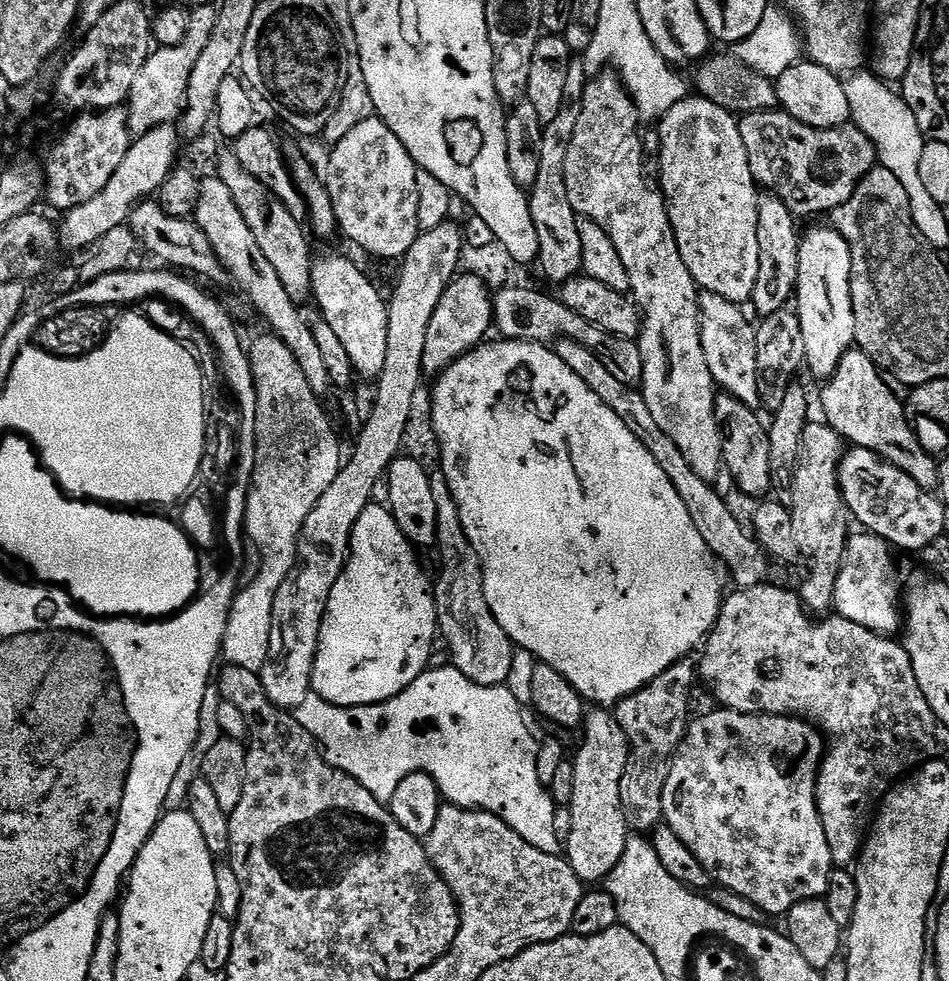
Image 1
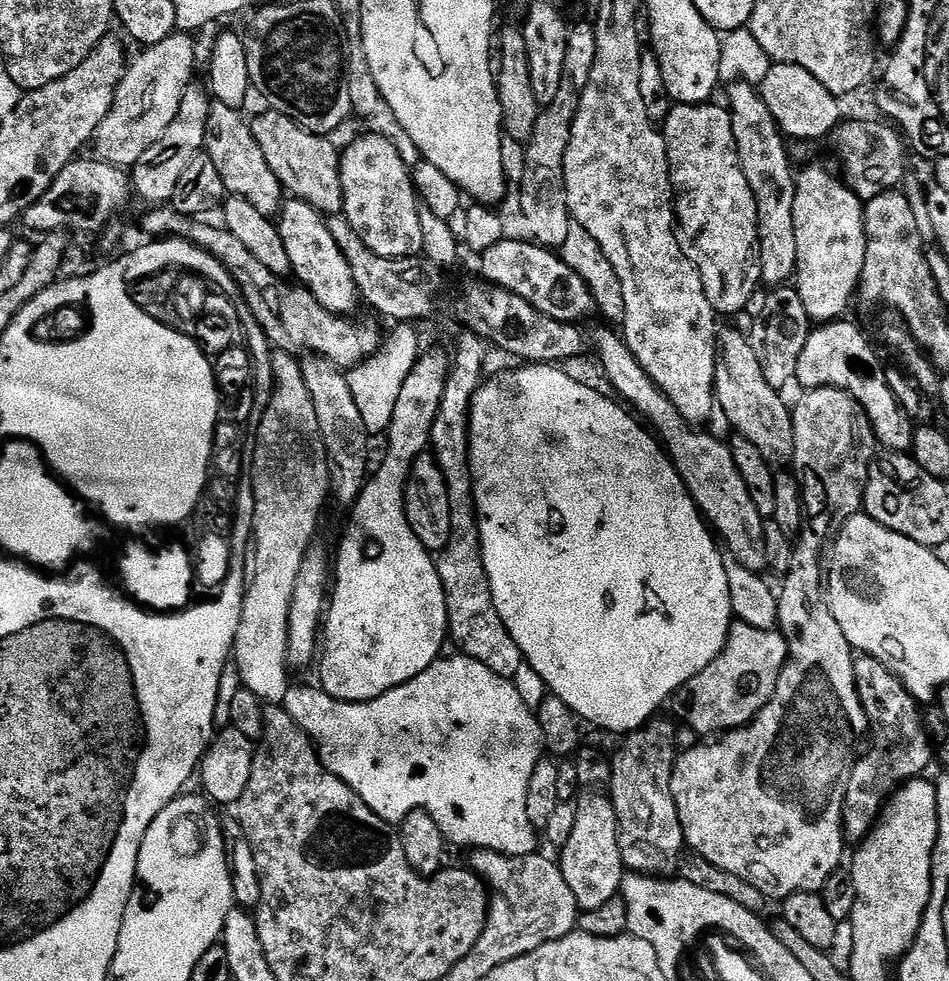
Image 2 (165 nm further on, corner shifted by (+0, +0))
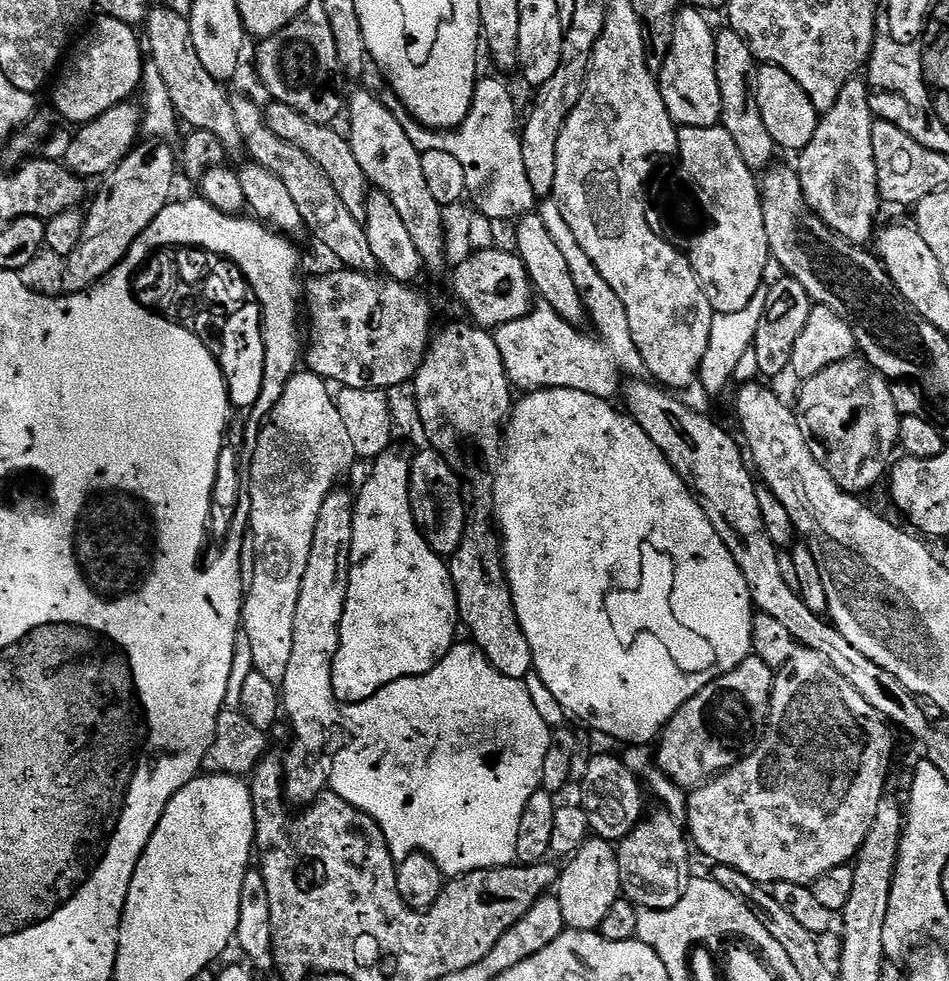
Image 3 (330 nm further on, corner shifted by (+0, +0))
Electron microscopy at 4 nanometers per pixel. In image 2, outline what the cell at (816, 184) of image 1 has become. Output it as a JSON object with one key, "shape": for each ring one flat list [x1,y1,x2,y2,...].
{"shape":[[847,120,837,127,834,141,836,140,836,152,840,155,840,164,844,167,842,176,848,187,861,201,867,202,886,190,903,185,906,180,906,175,904,176,906,144,901,133,888,122,879,124,876,120]]}

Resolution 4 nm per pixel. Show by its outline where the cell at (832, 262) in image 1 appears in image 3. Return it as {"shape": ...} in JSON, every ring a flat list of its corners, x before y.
{"shape":[[857,78,846,82,846,86,842,86,842,94,838,94,838,102,834,102,830,111,819,117,814,138,810,138,810,142,798,154,802,194,806,198,808,207,839,236,846,238,852,244,861,246,867,245,873,239,874,229,877,227,876,215,879,214,880,208,882,209,874,162,874,138,872,137,874,117,868,101,869,95,870,89,863,79]]}

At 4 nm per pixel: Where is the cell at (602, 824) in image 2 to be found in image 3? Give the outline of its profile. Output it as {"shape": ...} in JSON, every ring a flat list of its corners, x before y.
{"shape":[[589,838,584,845,575,852,567,861,565,868,561,867,558,879,554,885,554,895,558,906,562,906,562,918,565,929,574,932,594,932,600,927,600,923,609,912,610,906,614,906,616,900,621,899,620,867,616,857,616,848,613,841,599,838]]}

